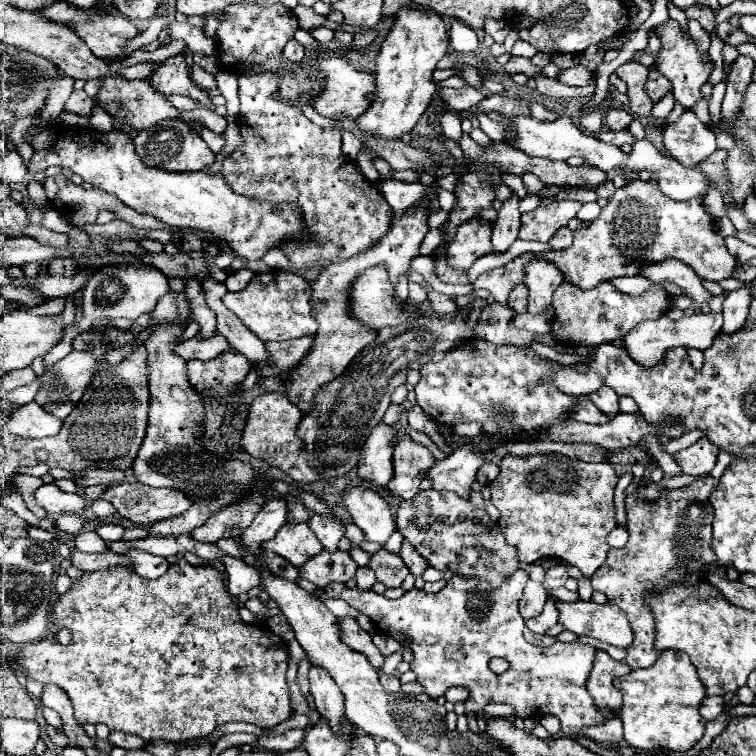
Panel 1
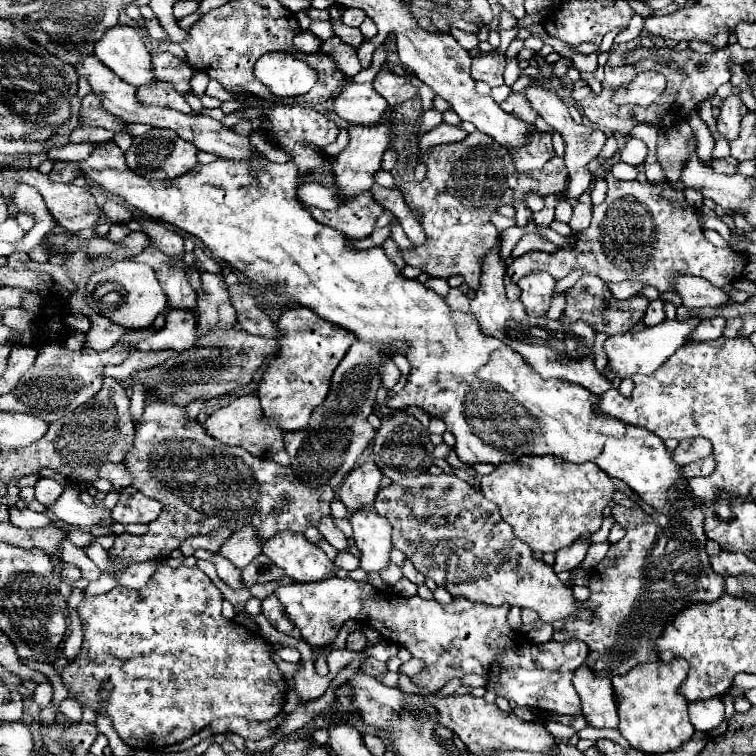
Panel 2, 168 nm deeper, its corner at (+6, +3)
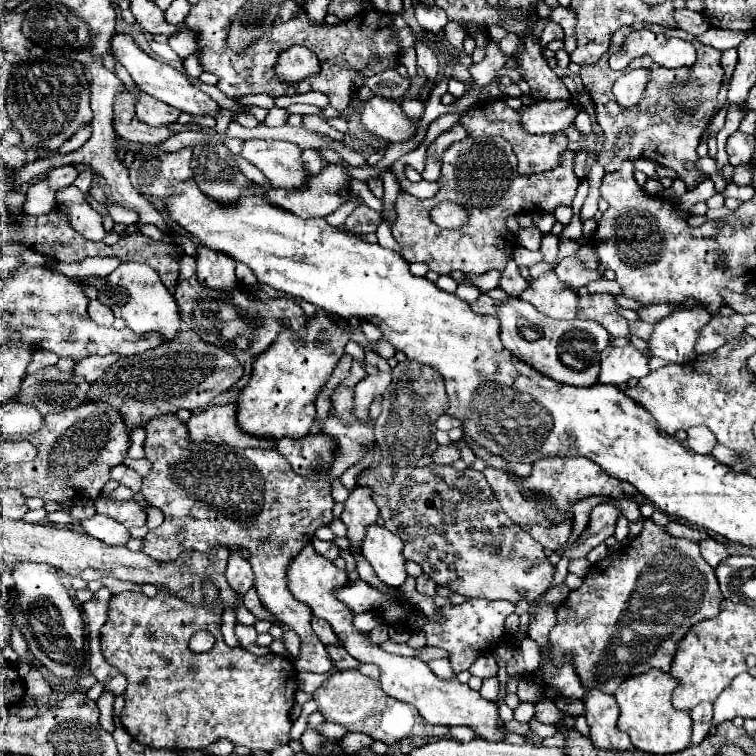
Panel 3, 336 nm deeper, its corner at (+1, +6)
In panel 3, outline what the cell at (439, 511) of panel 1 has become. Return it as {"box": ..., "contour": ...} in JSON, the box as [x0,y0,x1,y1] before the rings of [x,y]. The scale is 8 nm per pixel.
{"box":[358,464,556,604],"contour":[[[378,464],[366,468],[360,474],[358,484],[370,486],[374,490],[372,498],[380,508],[384,526],[404,542],[404,558],[418,562],[438,586],[446,586],[450,592],[462,594],[466,598],[508,600],[512,604],[520,600],[534,604],[552,588],[556,566],[550,564],[550,560],[542,552],[544,548],[540,546],[540,542],[528,536],[514,522],[510,522],[510,518],[502,512],[482,472],[476,472],[472,468],[460,472],[452,466],[440,464],[430,464],[424,468]]]}

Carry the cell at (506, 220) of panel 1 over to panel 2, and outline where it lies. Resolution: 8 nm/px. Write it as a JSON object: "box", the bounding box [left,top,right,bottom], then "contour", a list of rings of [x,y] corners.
{"box":[471,247,611,395],"contour":[[[499,247],[489,251],[483,259],[483,277],[481,277],[481,289],[475,293],[471,301],[471,311],[477,317],[483,333],[487,337],[495,337],[509,345],[513,351],[517,351],[539,375],[541,379],[563,379],[577,383],[585,389],[589,389],[595,395],[603,395],[611,389],[611,381],[595,369],[595,351],[593,341],[597,331],[587,325],[585,321],[575,323],[557,323],[555,329],[547,329],[547,323],[539,325],[537,319],[527,317],[521,303],[511,303],[505,297],[503,287],[503,273],[505,265],[499,259]]]}

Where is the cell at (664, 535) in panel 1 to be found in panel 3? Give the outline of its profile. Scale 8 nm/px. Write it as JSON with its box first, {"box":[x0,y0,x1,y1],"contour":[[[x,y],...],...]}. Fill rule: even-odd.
{"box":[550,518,724,694],"contour":[[[644,518],[644,528],[632,540],[630,548],[622,548],[618,552],[612,550],[604,560],[594,564],[590,568],[590,574],[584,578],[582,588],[572,590],[566,604],[558,606],[558,624],[550,632],[554,660],[562,662],[562,656],[570,654],[586,690],[598,688],[606,694],[614,694],[628,676],[642,674],[650,668],[670,672],[676,644],[694,624],[716,618],[722,600],[724,596],[720,594],[716,572],[704,562],[698,542],[676,538],[668,534],[664,526],[654,524],[652,518]],[[620,650],[632,650],[632,656],[622,658],[622,654],[618,656]]]}

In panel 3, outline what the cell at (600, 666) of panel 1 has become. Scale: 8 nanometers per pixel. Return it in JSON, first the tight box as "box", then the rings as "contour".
{"box":[584,690,630,750],"contour":[[[588,690],[584,698],[586,720],[590,726],[590,738],[596,748],[604,750],[630,750],[630,738],[618,728],[618,712],[616,698],[604,694],[602,690]]]}

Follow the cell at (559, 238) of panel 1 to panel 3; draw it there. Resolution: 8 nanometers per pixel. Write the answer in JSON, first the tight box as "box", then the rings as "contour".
{"box":[514,246,542,266],"contour":[[[516,246],[514,248],[514,262],[518,264],[518,266],[532,266],[532,264],[536,264],[536,262],[540,262],[542,260],[542,254],[540,254],[540,250],[536,250],[536,252],[530,252],[530,250],[524,250],[524,246]]]}

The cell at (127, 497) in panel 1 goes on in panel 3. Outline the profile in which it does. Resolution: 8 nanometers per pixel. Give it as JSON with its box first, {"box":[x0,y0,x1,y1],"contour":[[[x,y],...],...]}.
{"box":[96,498,150,528],"contour":[[[98,498],[98,500],[96,500],[96,510],[98,510],[98,512],[112,516],[112,518],[118,520],[120,524],[124,524],[126,528],[144,526],[146,516],[148,516],[148,508],[150,508],[148,502],[142,502],[142,504],[140,504],[140,502],[136,502],[134,498],[132,498],[132,500],[124,500],[124,502],[104,500],[104,498]]]}

